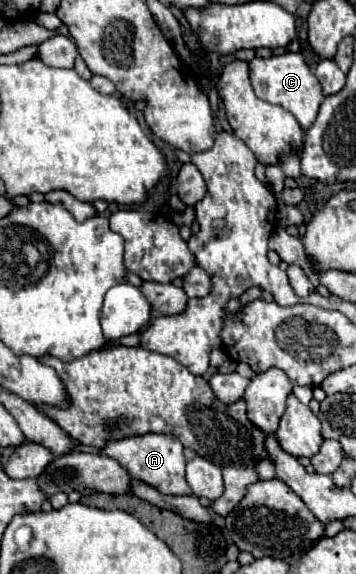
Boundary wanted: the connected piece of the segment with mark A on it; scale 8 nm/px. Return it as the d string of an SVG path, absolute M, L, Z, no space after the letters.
M148 433L148 435L142 435L142 437L128 437L128 439L122 439L122 441L110 441L110 445L106 445L102 449L102 453L112 457L114 461L118 461L134 479L156 487L160 493L192 495L192 489L186 481L184 447L182 447L182 443L174 441L172 437Z

